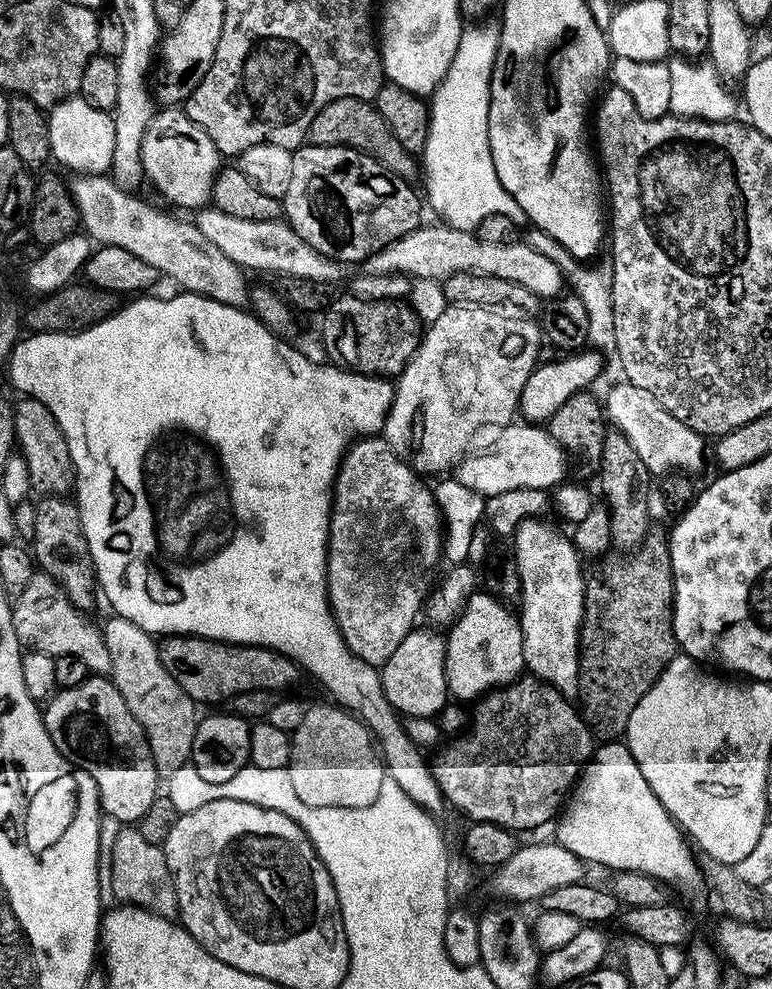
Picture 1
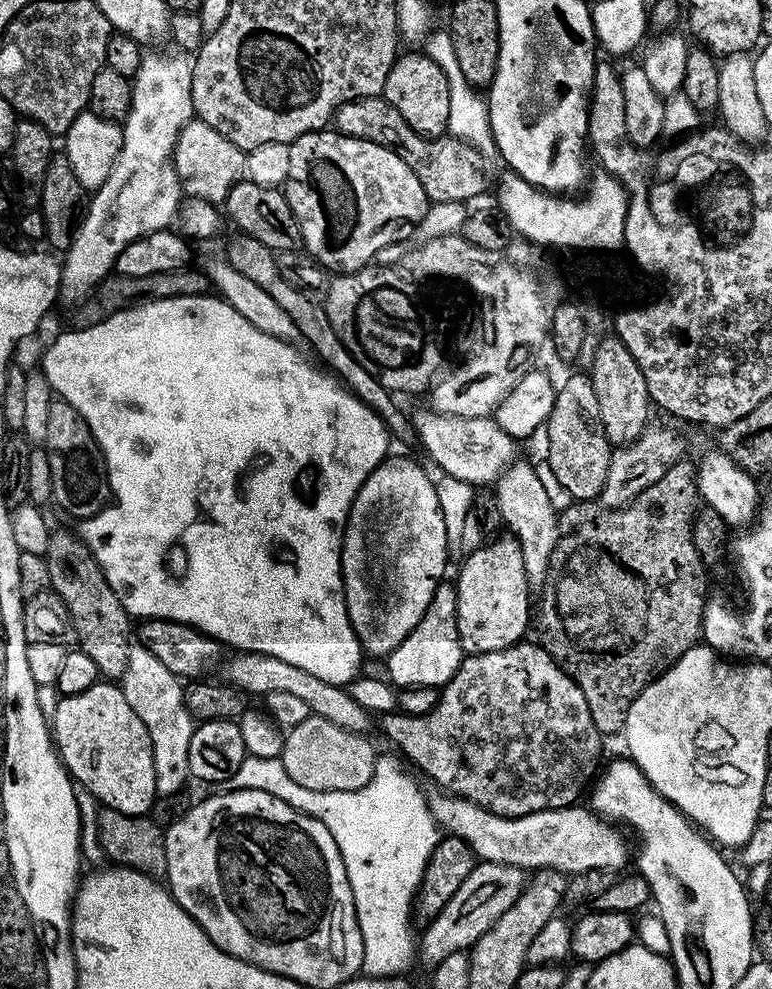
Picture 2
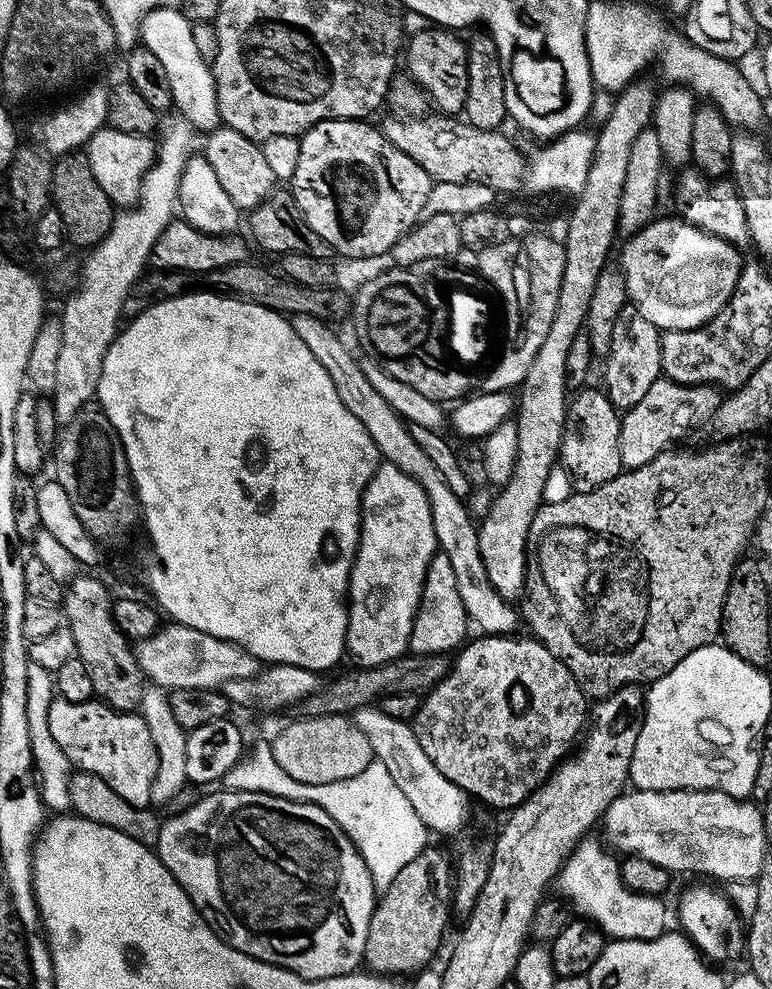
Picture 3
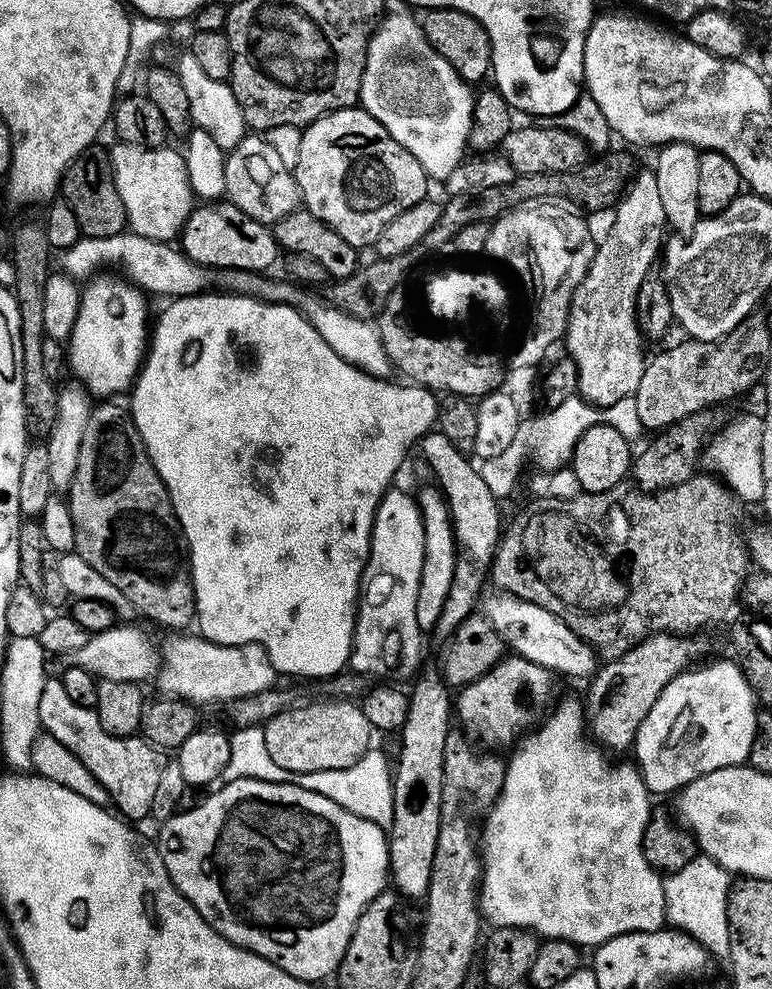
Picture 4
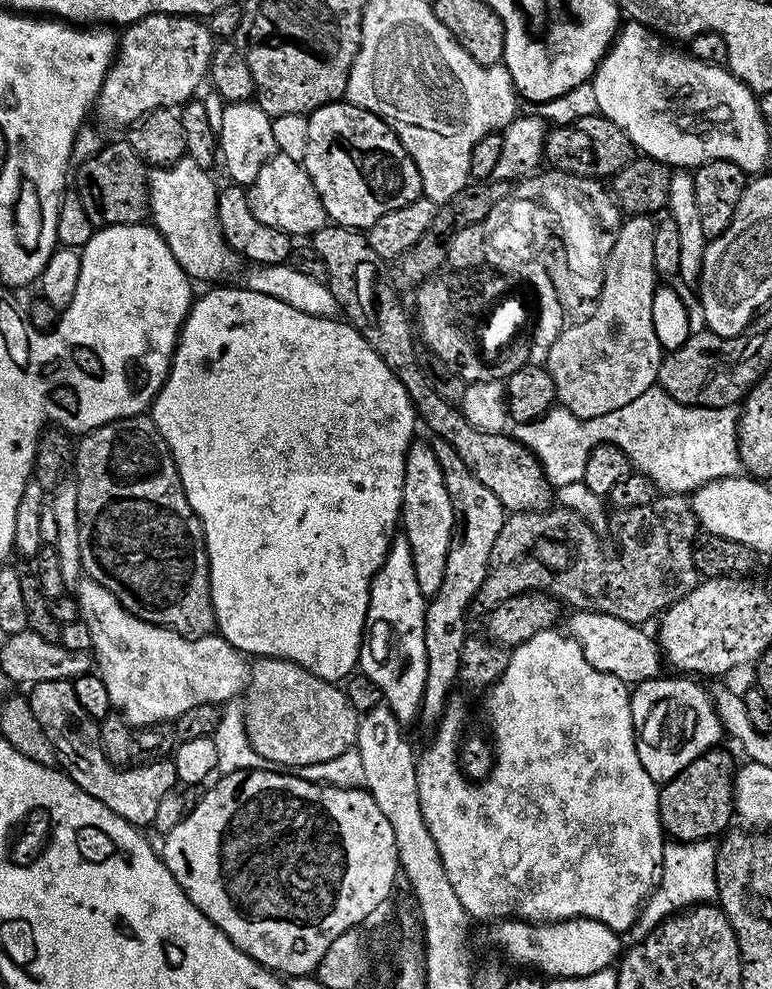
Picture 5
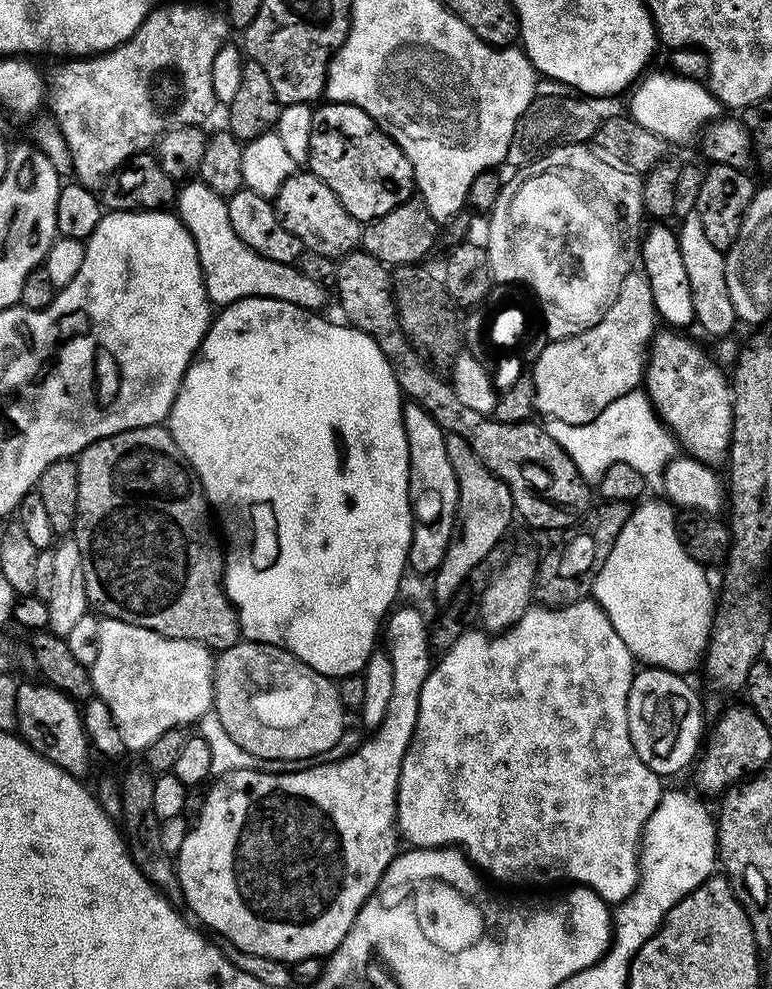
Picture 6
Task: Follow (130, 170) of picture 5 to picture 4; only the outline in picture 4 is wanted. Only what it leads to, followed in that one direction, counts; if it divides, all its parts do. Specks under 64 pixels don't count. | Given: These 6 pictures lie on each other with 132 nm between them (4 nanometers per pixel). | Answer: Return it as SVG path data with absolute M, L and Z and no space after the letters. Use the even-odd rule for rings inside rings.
M100 147L82 150L78 158L68 164L68 169L60 179L59 195L68 203L70 210L74 210L81 237L106 238L108 235L123 233L128 228L126 206L122 206L122 198L118 198L109 149Z

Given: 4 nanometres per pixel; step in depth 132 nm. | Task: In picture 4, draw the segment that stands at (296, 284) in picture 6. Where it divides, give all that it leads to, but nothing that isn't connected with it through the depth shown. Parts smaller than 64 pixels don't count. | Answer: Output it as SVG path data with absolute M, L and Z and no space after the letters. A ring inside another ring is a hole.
M123 142L113 145L110 148L112 173L118 198L122 198L122 206L126 206L128 228L142 238L175 241L194 207L185 157L169 146L145 148L142 144Z

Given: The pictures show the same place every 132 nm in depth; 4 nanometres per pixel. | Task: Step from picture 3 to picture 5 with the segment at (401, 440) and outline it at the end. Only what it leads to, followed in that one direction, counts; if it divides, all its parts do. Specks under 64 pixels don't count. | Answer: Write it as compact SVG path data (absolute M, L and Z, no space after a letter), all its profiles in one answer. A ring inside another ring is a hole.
M579 610L571 613L568 620L567 635L576 639L578 646L582 646L582 654L590 666L606 674L614 674L629 686L641 684L644 680L654 680L661 675L662 653L660 645L644 633L643 627L626 622L622 618L614 618L605 612L582 612Z

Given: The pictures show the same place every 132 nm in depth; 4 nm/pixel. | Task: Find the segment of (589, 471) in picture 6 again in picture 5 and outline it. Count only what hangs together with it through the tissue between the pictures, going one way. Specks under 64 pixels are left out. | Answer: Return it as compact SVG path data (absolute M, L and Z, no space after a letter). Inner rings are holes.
M659 384L652 385L644 394L634 398L618 410L599 415L598 418L578 419L565 408L554 406L534 422L513 425L513 439L534 452L553 487L570 486L583 481L586 462L593 448L602 444L618 446L633 465L633 469L651 479L663 495L685 495L714 480L737 476L741 473L740 451L737 448L739 409L733 406L702 407L684 404L670 396Z

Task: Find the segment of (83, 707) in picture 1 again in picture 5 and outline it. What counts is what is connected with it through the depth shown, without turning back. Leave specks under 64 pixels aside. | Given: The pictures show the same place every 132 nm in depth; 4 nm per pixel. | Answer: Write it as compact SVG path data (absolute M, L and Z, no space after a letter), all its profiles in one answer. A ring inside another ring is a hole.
M55 680L54 682L38 682L31 685L27 693L28 705L42 728L42 734L52 743L52 749L58 757L59 767L90 798L98 798L102 806L114 810L126 822L135 824L144 830L154 822L154 814L162 798L177 787L176 767L171 758L155 760L150 764L116 767L106 760L99 746L99 728L82 706L78 706L78 698L74 695L71 680Z

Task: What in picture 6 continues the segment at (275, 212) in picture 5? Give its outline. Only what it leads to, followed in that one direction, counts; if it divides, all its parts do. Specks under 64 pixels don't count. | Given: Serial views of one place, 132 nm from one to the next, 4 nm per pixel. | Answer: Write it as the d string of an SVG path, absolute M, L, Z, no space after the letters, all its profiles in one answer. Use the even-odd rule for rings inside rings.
M297 170L278 190L274 198L274 207L282 226L304 243L305 249L333 258L343 258L349 252L361 247L361 221L354 217L338 202L338 194L322 182L311 170Z

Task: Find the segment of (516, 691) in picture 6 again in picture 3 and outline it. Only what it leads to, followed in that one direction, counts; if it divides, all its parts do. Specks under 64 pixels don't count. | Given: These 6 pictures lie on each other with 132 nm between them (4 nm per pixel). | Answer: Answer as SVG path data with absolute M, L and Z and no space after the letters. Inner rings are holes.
M592 839L581 840L565 860L560 875L554 881L555 887L560 887L559 895L575 911L577 908L580 911L577 913L583 919L597 925L608 938L653 940L669 931L668 908L663 904L665 901L659 896L643 896L641 892L627 888L620 873L621 861L615 855L608 856L609 849L599 839Z

